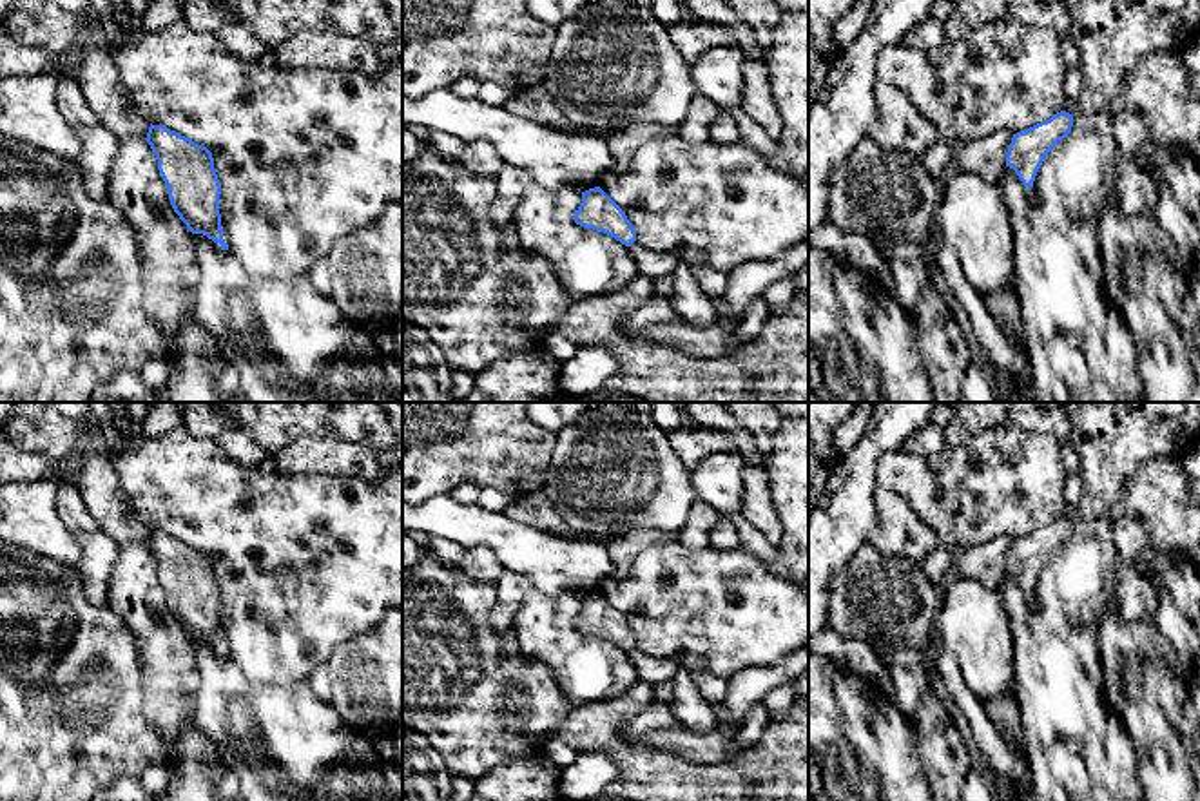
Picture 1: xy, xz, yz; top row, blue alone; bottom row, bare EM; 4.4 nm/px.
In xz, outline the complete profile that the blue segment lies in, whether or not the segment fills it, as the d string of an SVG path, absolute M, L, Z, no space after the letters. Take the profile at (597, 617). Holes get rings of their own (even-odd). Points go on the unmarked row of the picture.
M600 593L582 598L582 609L573 625L576 631L604 638L625 652L636 647L636 638L625 618Z

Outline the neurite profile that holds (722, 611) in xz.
M682 542L649 545L638 553L629 574L604 582L600 594L625 618L642 652L674 660L689 672L707 671L729 680L741 671L779 663L808 645L808 587L776 574L743 549L692 549Z

